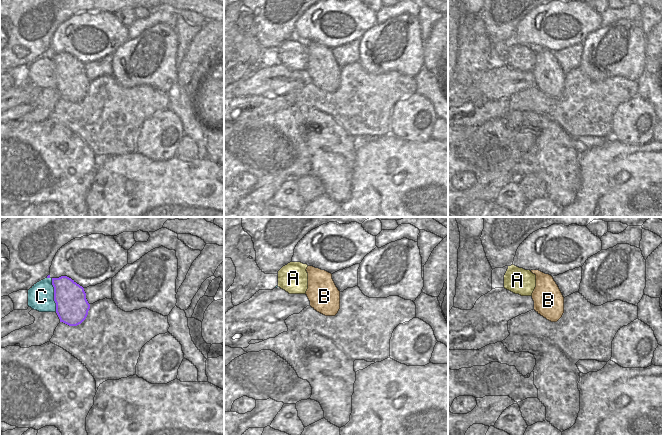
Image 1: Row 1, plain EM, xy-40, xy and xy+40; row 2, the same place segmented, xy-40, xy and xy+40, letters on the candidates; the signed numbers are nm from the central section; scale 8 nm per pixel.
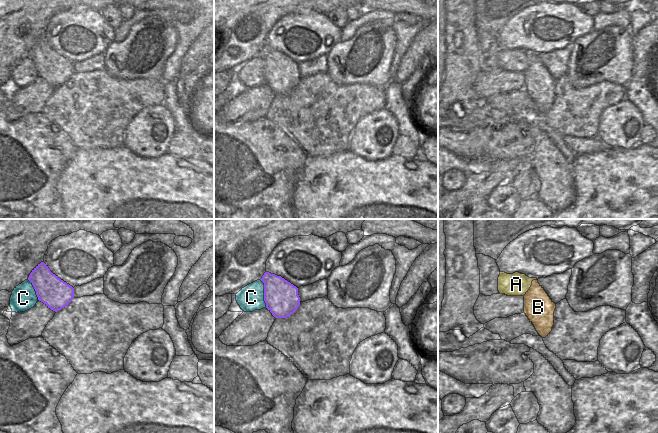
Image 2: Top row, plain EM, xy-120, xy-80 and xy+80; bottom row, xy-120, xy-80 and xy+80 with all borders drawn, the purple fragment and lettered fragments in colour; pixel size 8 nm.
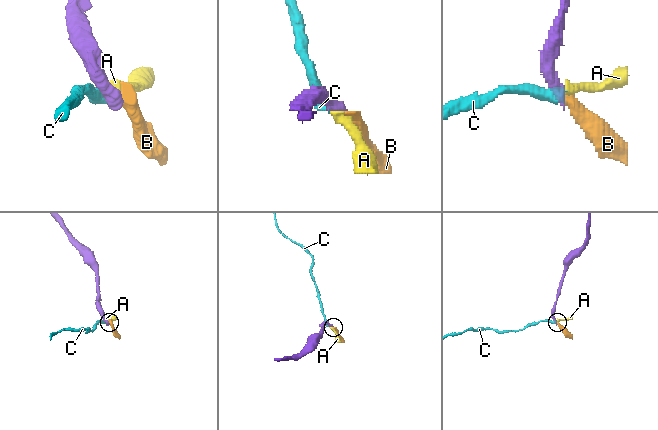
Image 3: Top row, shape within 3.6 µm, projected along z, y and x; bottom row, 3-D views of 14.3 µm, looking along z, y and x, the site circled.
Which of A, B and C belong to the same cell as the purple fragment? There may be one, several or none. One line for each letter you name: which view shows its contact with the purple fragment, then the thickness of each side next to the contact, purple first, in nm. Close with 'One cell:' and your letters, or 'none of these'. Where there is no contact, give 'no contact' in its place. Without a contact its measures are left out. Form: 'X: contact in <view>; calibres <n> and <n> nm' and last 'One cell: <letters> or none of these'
B: no contact
One cell: B

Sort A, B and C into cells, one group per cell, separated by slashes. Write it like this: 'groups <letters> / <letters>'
groups A C / B

